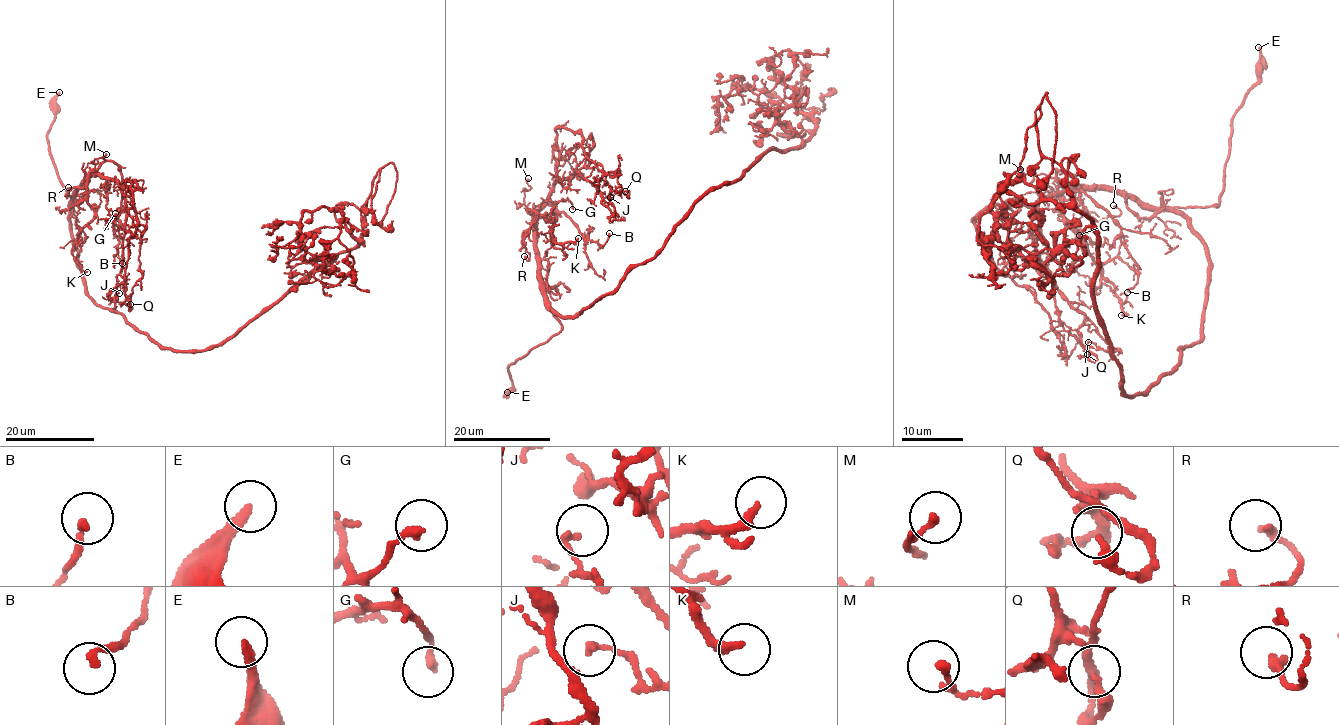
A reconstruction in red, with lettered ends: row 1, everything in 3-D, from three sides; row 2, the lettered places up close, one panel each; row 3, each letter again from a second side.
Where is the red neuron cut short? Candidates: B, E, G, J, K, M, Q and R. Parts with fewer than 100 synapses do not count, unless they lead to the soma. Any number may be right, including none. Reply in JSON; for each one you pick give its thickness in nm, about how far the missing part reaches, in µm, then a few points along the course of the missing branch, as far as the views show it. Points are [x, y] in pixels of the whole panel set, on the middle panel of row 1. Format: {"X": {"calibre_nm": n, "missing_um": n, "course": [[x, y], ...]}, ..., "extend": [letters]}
{"E": {"calibre_nm": 280, "missing_um": 35, "course": [[507, 392], [512, 384], [491, 379], [478, 369], [471, 368], [472, 364]]}, "extend": ["E"]}

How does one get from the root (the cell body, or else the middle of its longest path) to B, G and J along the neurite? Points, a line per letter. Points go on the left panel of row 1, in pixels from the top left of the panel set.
B: (126, 321), (88, 294), (69, 219), (72, 199), (106, 161), (115, 162), (121, 172), (117, 255), (122, 263)
G: (126, 321), (88, 294), (69, 219), (72, 199), (98, 172), (106, 179), (106, 209), (111, 217), (115, 213)
J: (126, 321), (88, 294), (73, 244), (72, 199), (98, 172), (117, 182), (125, 199), (119, 293)

